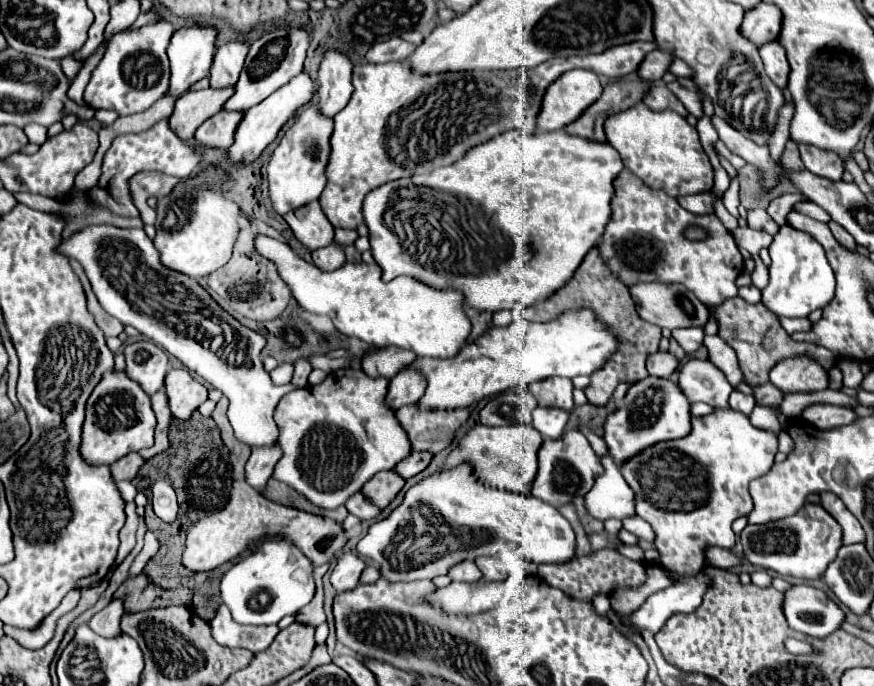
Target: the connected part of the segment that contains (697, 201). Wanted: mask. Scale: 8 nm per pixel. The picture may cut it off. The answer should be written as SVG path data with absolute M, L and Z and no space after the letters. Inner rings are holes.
M711 192L681 196L681 198L677 198L677 202L693 214L713 214L713 194Z

